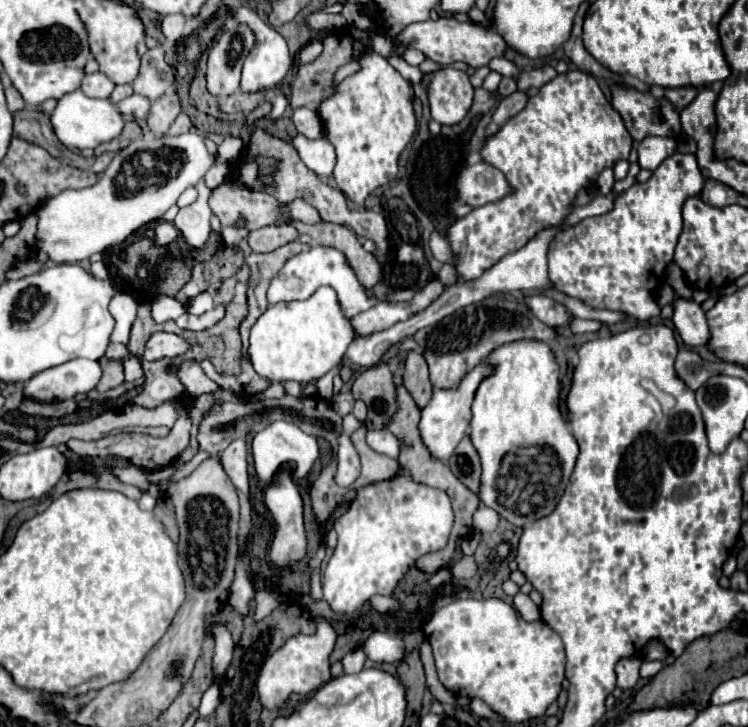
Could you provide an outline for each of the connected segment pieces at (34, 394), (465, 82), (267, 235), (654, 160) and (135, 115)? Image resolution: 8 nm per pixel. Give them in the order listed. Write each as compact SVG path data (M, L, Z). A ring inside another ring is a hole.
M76 358L36 374L24 384L24 394L38 402L62 402L96 388L102 378L102 364Z
M444 66L432 74L428 84L428 102L432 118L440 124L458 124L472 104L474 88L468 74L452 66Z
M282 224L282 226L268 226L268 228L260 228L254 232L248 232L248 244L252 248L252 252L272 252L284 244L290 244L294 240L298 240L298 230L294 226Z
M648 136L638 146L638 164L640 168L656 170L674 152L676 152L676 138Z
M132 94L130 98L118 102L116 106L122 112L122 116L126 116L130 120L144 120L146 114L148 114L148 110L150 110L150 100L146 96Z

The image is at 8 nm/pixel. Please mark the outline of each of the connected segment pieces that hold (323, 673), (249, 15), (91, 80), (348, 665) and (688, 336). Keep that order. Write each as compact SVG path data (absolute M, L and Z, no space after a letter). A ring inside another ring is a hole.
M316 616L316 634L306 636L306 634L296 634L292 636L278 652L274 652L262 666L256 690L260 694L260 702L264 708L278 710L292 692L300 692L302 696L312 694L320 684L326 684L330 680L330 662L328 656L334 648L336 642L336 632L332 624L324 616Z
M250 8L232 10L232 20L240 22L240 24L246 24L256 36L254 48L246 56L246 62L244 62L244 68L242 68L242 80L240 80L242 92L262 92L262 90L268 90L268 88L280 84L284 80L284 76L288 74L290 64L292 64L286 40L274 28L270 28L266 22L262 22L258 18L258 14L254 10L250 10Z
M102 72L86 74L82 80L82 92L90 98L108 98L112 90L114 90L114 84Z
M358 648L358 650L354 650L354 652L350 652L350 654L346 654L344 658L342 658L342 664L344 664L344 672L346 674L356 674L356 672L360 672L362 668L364 668L364 662L366 662L366 654Z
M676 296L672 306L674 306L672 322L674 322L674 328L680 334L682 342L688 346L706 344L710 338L710 332L708 332L706 314L704 314L702 306L696 304L694 300L688 300L682 296Z

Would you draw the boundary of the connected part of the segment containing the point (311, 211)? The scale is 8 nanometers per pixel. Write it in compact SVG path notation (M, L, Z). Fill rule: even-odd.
M292 200L290 204L284 206L284 210L286 210L290 216L294 216L296 220L306 222L306 224L318 224L318 222L322 222L318 210L316 210L314 206L310 206L310 204L306 204L304 200Z

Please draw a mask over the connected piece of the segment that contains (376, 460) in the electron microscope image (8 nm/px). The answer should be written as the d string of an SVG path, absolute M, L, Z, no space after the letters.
M366 426L358 428L354 434L352 434L352 442L362 458L362 472L358 476L358 480L350 486L354 490L362 488L362 486L368 486L368 484L374 484L374 482L380 482L380 480L388 480L388 478L394 478L398 472L400 472L400 464L398 460L392 460L380 452L374 452L368 444L366 444Z

